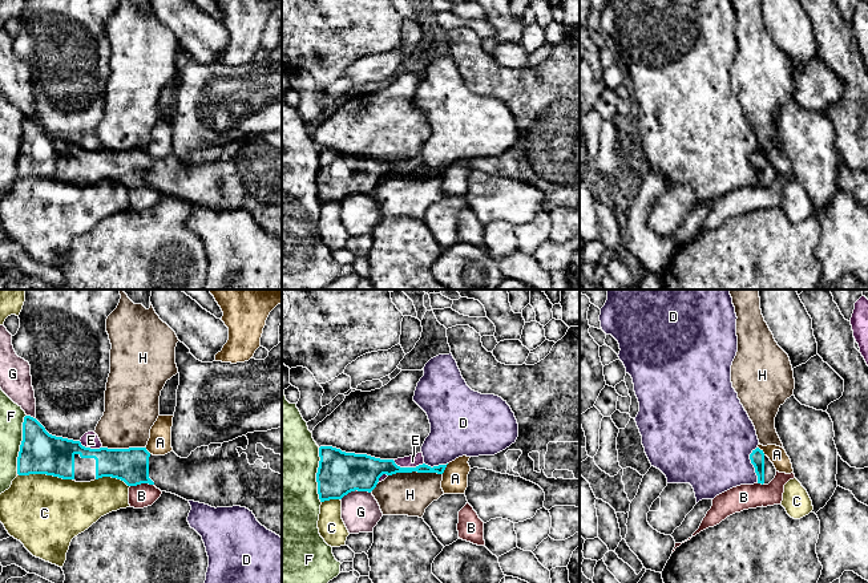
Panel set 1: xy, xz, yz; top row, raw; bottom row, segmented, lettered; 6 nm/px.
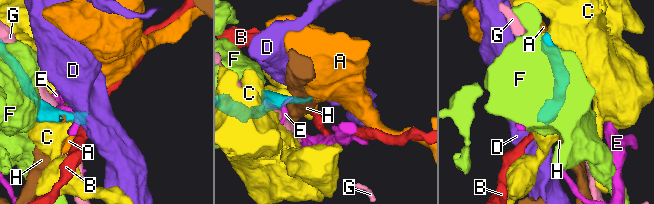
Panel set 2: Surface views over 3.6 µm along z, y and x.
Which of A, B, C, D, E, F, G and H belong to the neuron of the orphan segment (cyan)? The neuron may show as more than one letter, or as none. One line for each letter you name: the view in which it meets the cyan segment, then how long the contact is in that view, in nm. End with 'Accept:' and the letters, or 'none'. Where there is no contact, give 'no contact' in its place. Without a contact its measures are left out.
Accept: none

